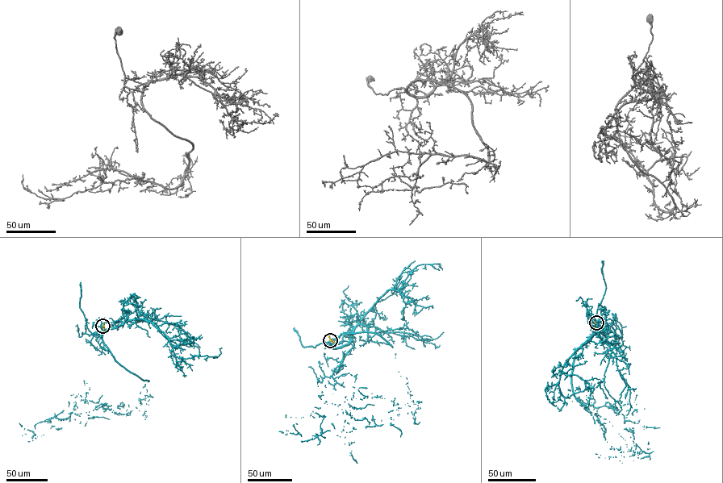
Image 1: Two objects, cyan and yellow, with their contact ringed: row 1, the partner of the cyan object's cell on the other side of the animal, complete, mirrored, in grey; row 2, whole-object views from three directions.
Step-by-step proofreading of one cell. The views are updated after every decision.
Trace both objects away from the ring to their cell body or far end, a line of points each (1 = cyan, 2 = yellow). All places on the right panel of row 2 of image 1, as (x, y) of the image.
1: (596, 322), (605, 335), (575, 351), (574, 393), (630, 451), (605, 439), (587, 403), (609, 402), (568, 397)
2: (596, 322), (595, 332)

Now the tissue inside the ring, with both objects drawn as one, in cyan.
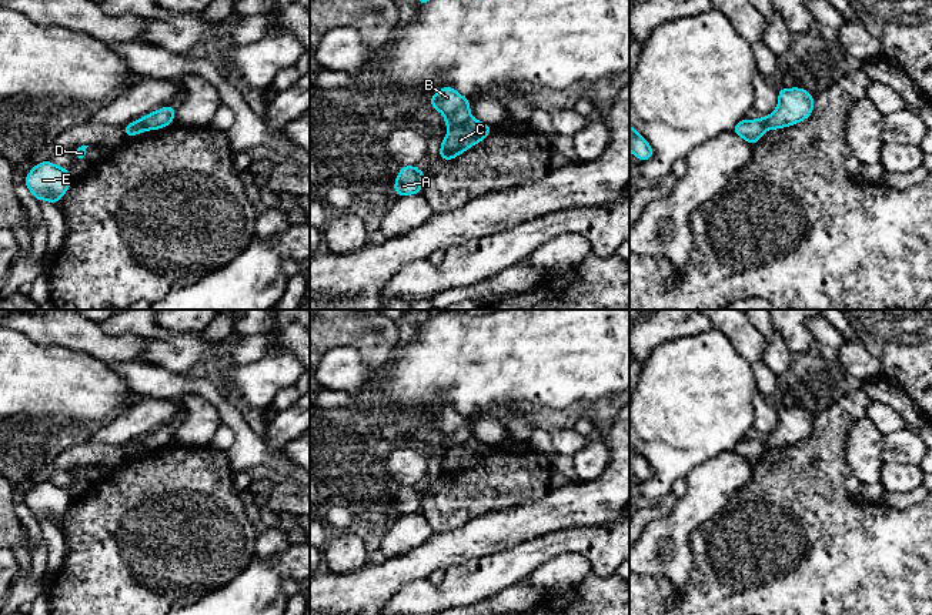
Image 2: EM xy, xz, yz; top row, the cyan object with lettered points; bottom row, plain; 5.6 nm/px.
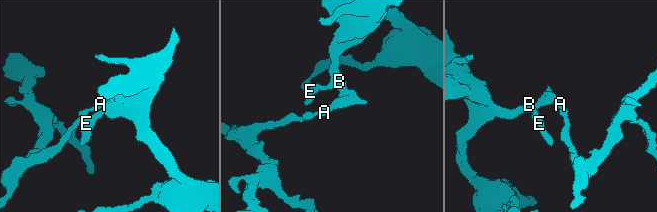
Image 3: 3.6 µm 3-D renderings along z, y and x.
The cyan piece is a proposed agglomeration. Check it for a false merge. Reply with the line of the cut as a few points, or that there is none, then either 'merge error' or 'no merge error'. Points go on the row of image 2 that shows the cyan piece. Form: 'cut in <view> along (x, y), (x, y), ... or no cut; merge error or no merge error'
cut in xz along (470, 117), (464, 123), (450, 127); merge error

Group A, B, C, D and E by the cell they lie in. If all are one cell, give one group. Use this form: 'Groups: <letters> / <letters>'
Groups: A C / B D E

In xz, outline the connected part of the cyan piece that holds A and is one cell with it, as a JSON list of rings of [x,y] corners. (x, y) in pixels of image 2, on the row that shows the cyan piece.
[[[415,166],[401,167],[394,184],[394,191],[400,197],[404,197],[408,194],[420,194],[424,174],[425,174],[425,170],[420,171],[415,168]]]

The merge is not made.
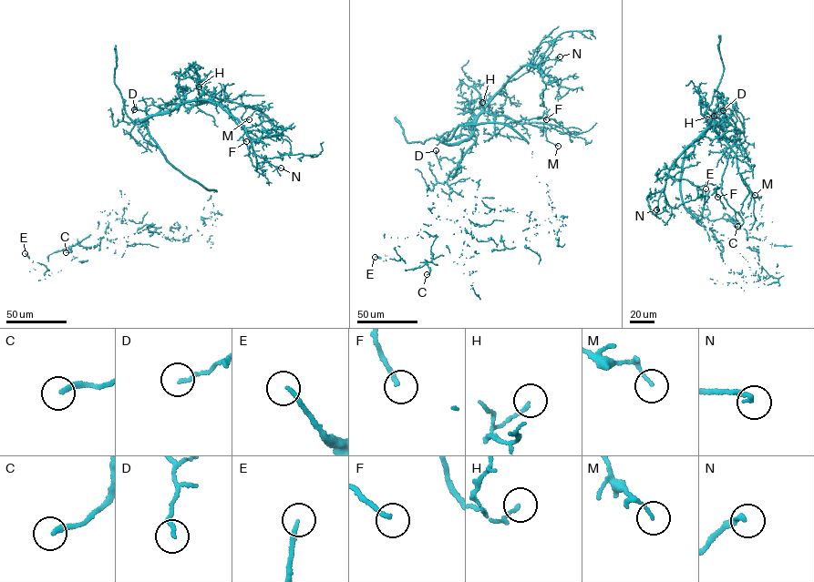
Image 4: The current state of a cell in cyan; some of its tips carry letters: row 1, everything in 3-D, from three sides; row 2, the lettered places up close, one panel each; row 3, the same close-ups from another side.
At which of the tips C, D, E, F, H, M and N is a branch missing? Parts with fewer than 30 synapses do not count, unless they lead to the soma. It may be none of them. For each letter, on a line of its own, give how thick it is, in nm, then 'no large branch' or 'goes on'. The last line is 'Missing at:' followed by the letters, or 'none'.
C: 220 nm | goes on
D: 160 nm | no large branch
E: 170 nm | goes on
F: 190 nm | no large branch
H: 130 nm | no large branch
M: 130 nm | no large branch
N: 240 nm | goes on
Missing at: C, E, N

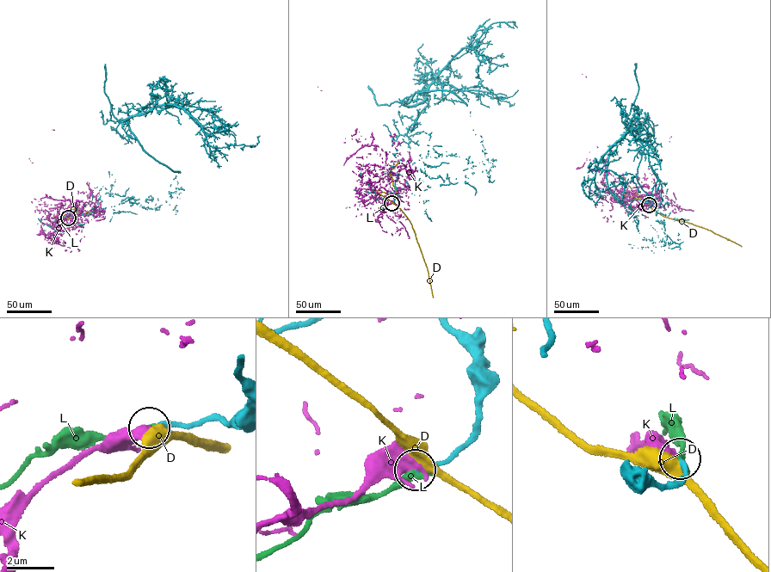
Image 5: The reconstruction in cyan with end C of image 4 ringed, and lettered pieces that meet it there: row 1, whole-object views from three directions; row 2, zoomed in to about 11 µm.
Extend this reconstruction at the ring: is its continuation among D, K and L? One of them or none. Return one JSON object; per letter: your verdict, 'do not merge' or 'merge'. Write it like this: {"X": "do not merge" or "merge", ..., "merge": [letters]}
{"D": "do not merge", "K": "do not merge", "L": "merge", "merge": ["L"]}

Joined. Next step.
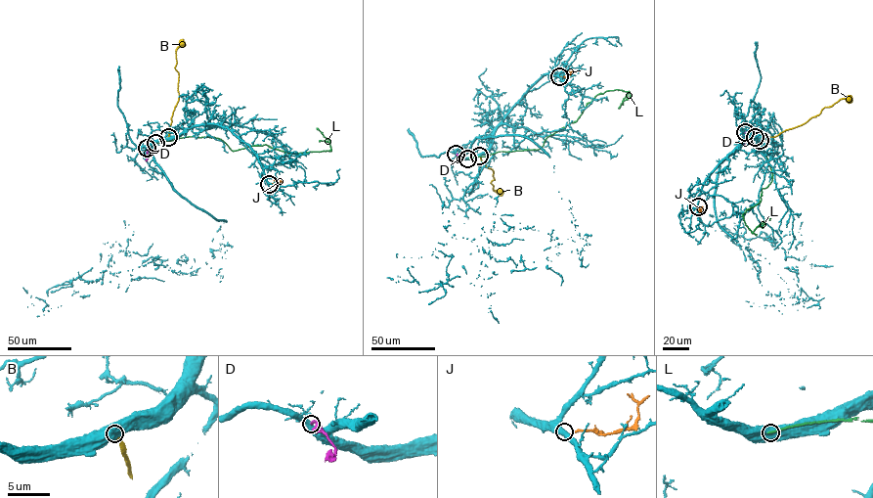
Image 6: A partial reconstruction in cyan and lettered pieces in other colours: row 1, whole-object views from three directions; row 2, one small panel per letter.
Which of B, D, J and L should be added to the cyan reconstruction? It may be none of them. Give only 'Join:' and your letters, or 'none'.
Join: J

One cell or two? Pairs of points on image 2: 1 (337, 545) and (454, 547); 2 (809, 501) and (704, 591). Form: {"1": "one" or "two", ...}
{"1": "two", "2": "one"}

